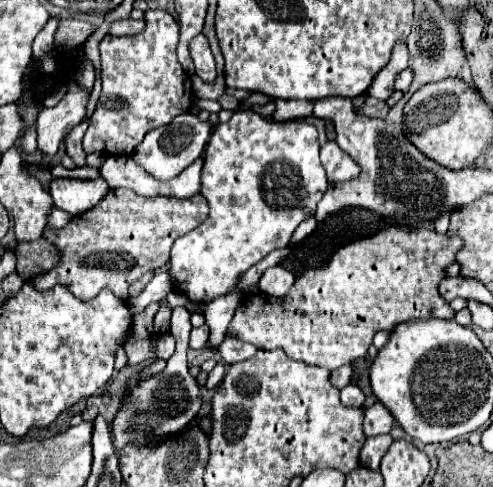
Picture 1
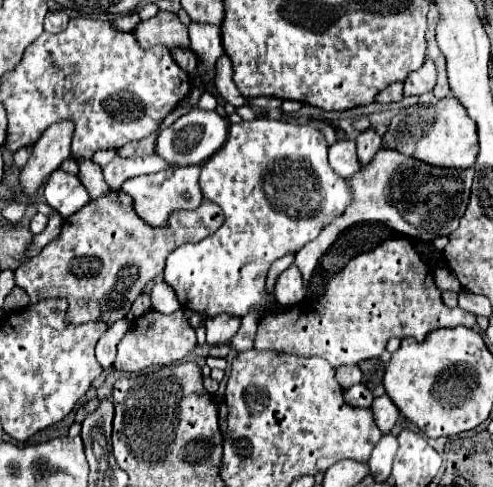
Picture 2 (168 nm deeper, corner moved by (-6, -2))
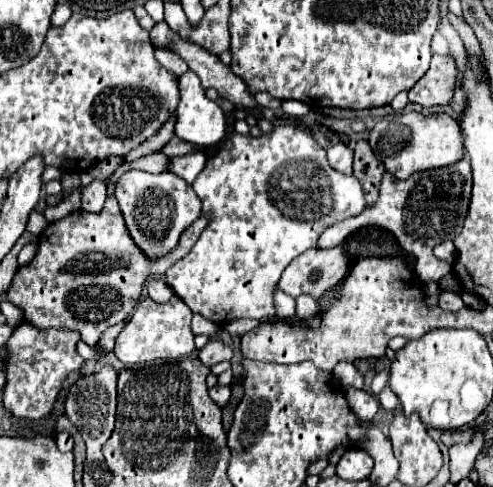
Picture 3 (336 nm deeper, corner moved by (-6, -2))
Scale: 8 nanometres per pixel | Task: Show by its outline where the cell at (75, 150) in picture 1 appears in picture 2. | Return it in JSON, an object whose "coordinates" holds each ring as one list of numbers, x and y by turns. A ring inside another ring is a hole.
{"coordinates":[[78,158,76,162,78,162,78,166,80,166,78,178,80,178,80,182,86,186,86,190,90,192,90,196,92,196,94,200,100,198,102,194,106,194,106,192,110,190,108,184,104,182,102,168,100,168,96,162,92,162,92,160,88,160,88,158]]}

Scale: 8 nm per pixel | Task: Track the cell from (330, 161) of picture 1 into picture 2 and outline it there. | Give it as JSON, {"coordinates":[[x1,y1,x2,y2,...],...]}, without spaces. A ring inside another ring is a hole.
{"coordinates":[[352,140,334,142,328,150,328,160,330,160,332,170,342,178,348,178,360,170,360,162,358,162,358,154,356,154,356,142,352,142]]}

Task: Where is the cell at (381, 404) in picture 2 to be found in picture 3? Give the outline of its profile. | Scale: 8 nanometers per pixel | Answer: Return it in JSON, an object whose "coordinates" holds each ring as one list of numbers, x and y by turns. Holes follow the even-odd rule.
{"coordinates":[[386,384,384,388,382,388,382,392,378,394,378,402,382,404,382,408,386,408,386,410,394,410,394,408,398,408,398,398,396,398,396,394,390,390,390,386]]}

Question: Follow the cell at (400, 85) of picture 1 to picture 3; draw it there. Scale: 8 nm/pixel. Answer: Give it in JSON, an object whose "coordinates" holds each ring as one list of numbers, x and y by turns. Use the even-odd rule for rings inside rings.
{"coordinates":[[432,56,430,70,414,84,408,98,424,108,448,106,452,102,454,90,458,88,458,68,452,56]]}

